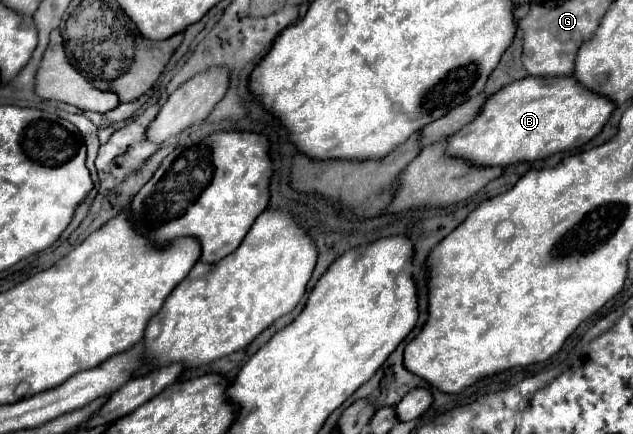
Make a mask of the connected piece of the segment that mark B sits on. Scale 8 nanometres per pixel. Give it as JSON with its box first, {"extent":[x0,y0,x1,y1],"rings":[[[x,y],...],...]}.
{"extent":[447,76,613,166],"rings":[[[527,76],[503,86],[483,104],[483,112],[447,138],[451,156],[467,156],[475,164],[511,166],[517,162],[545,160],[557,152],[575,150],[595,138],[613,114],[609,98],[589,92],[573,76],[535,78]]]}

